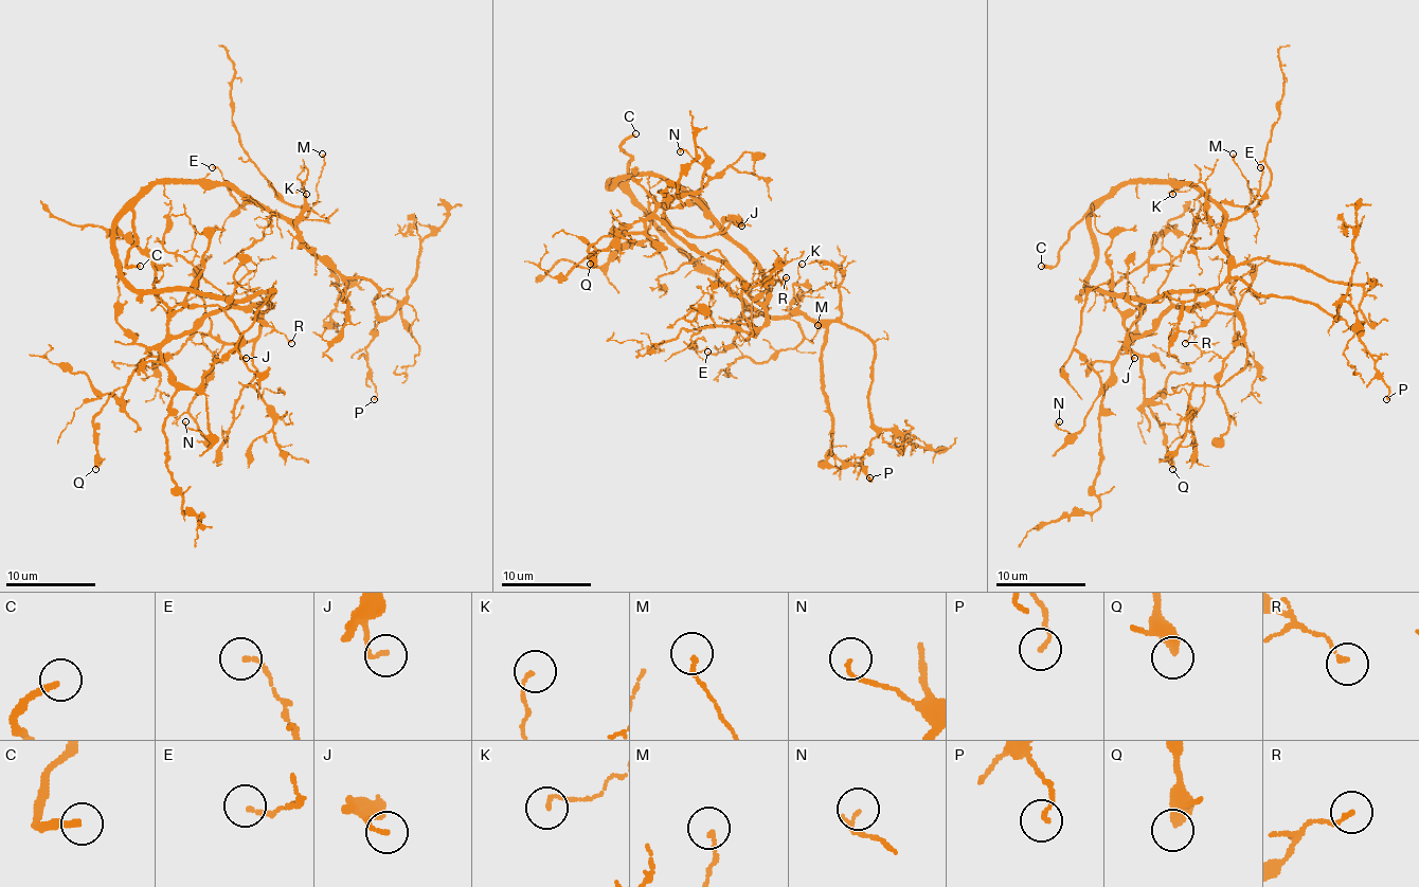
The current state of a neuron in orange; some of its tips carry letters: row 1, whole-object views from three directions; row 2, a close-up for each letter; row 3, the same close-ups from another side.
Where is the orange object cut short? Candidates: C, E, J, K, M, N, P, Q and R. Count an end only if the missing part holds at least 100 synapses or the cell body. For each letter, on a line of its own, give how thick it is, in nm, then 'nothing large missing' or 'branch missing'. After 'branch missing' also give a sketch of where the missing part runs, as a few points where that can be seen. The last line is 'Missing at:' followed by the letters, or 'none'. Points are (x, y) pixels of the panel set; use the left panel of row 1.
C: calibre 220 nm; branch missing; course (140, 266), (219, 253), (241, 239), (286, 185), (311, 147), (302, 100), (306, 34)
E: calibre 150 nm; nothing large missing
J: calibre 150 nm; nothing large missing
K: calibre 120 nm; nothing large missing
M: calibre 140 nm; nothing large missing
N: calibre 140 nm; nothing large missing
P: calibre 130 nm; nothing large missing
Q: calibre 400 nm; nothing large missing
R: calibre 150 nm; nothing large missing
Missing at: C

